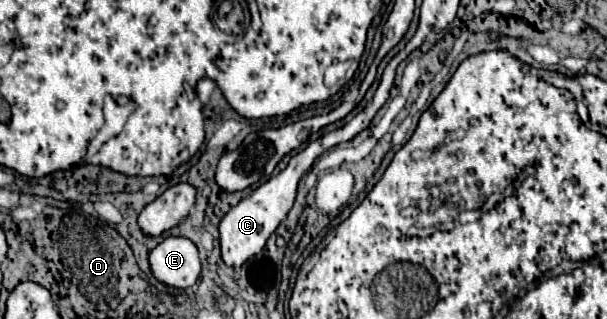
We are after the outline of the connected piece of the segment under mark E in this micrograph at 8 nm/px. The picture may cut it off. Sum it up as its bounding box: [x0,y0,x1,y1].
[149,236,201,288]

